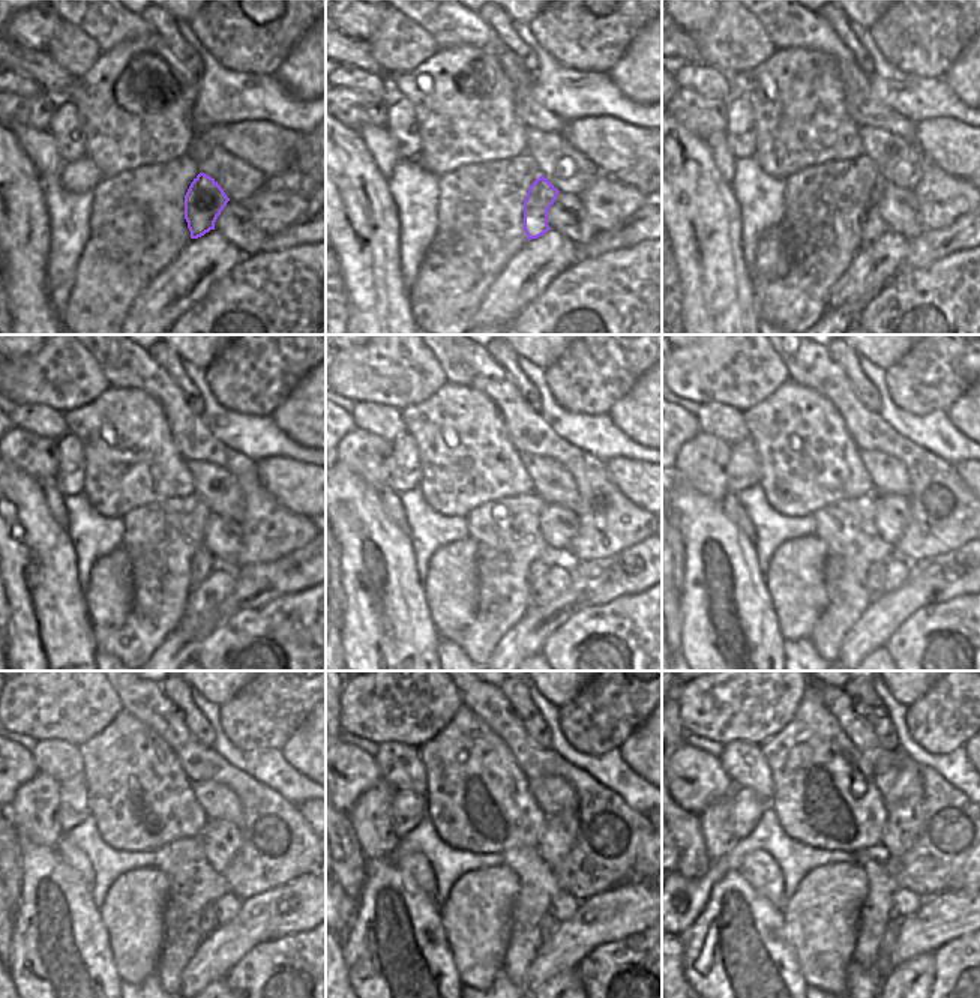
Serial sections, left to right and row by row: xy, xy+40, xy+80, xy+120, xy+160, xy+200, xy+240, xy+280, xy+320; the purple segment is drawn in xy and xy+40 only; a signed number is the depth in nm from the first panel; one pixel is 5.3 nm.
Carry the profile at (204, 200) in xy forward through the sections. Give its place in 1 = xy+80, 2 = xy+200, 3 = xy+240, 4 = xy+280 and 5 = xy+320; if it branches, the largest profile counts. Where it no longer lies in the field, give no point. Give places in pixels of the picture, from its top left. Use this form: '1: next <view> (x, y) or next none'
1: next xy+80 (872, 225)
2: next xy+200 (875, 575)
3: next xy+240 (207, 923)
4: next xy+280 (548, 923)
5: next xy+320 (892, 929)

